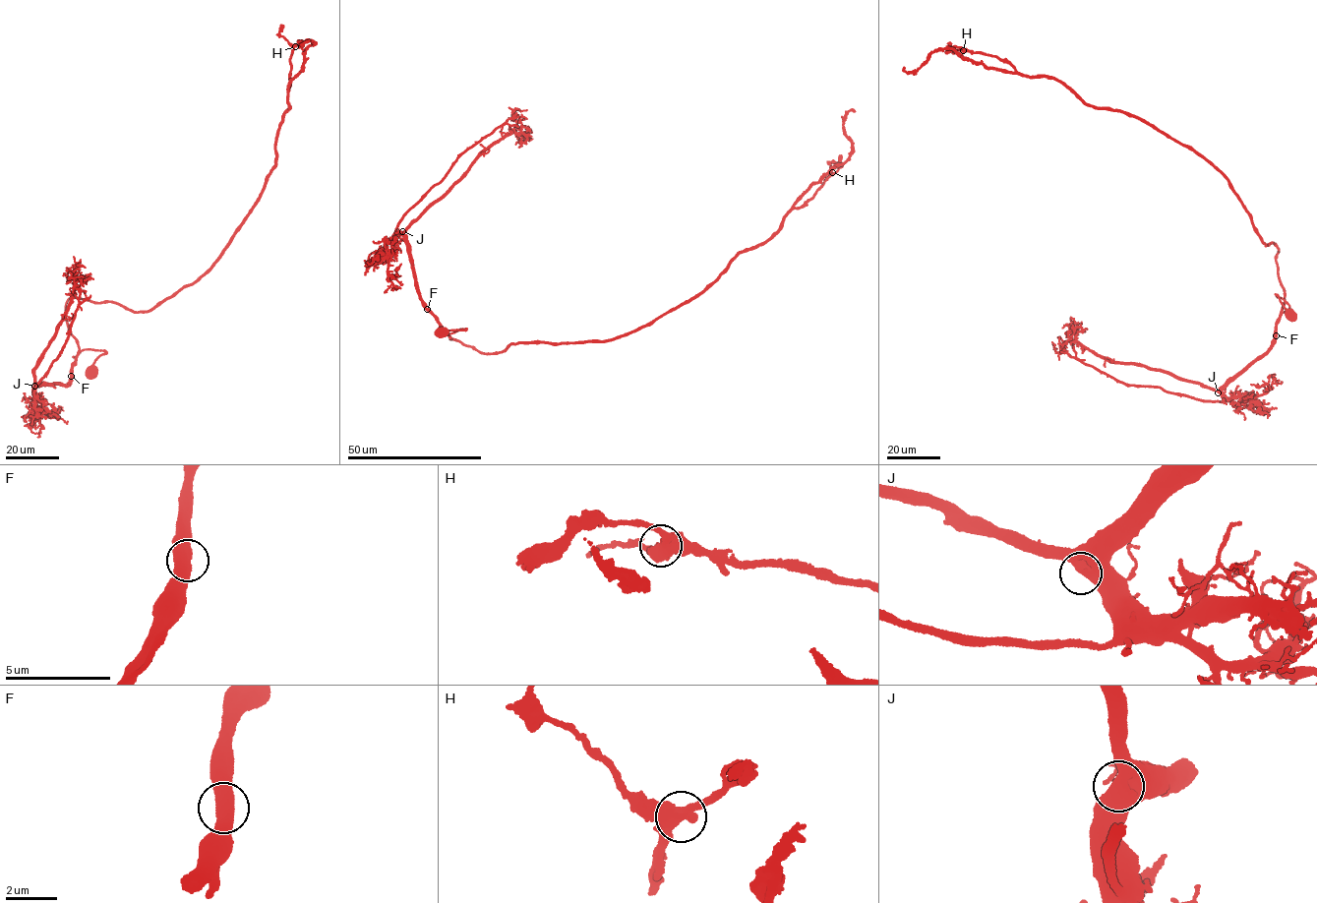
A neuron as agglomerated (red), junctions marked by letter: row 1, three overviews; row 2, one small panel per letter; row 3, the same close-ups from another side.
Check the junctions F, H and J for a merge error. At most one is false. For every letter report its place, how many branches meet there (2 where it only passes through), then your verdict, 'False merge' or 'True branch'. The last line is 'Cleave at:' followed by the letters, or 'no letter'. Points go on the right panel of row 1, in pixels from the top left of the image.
F: Place: (1276, 335). Branches: 2. True branch
H: Place: (963, 50). Branches: 2. True branch
J: Place: (1218, 392). Branches: 2. True branch
Cleave at: no letter

